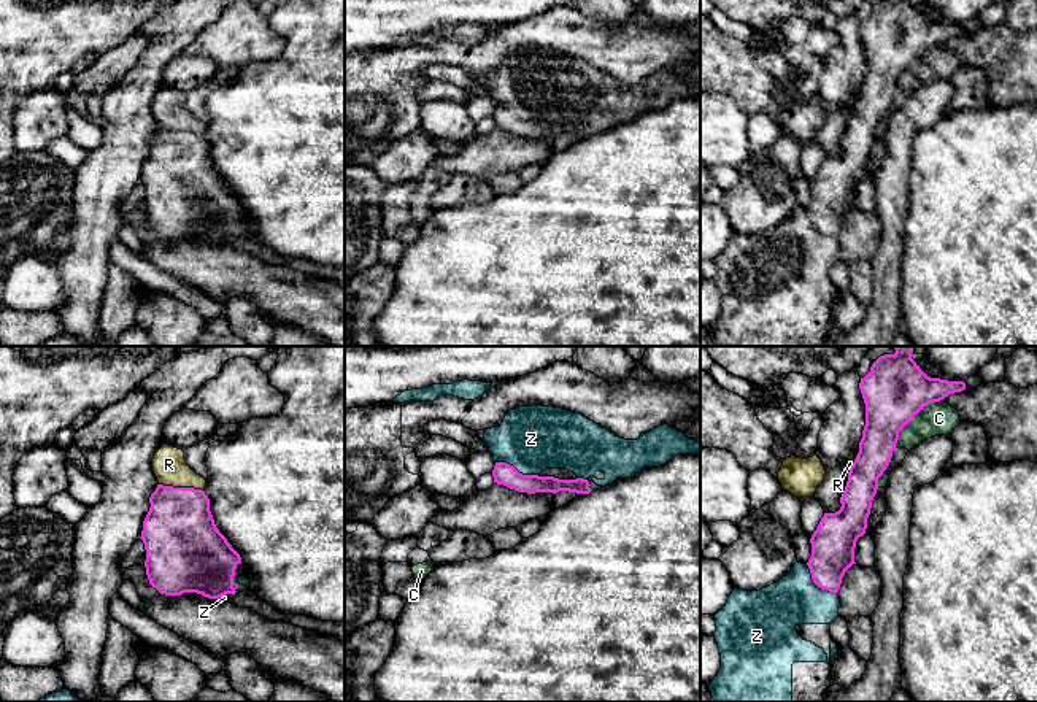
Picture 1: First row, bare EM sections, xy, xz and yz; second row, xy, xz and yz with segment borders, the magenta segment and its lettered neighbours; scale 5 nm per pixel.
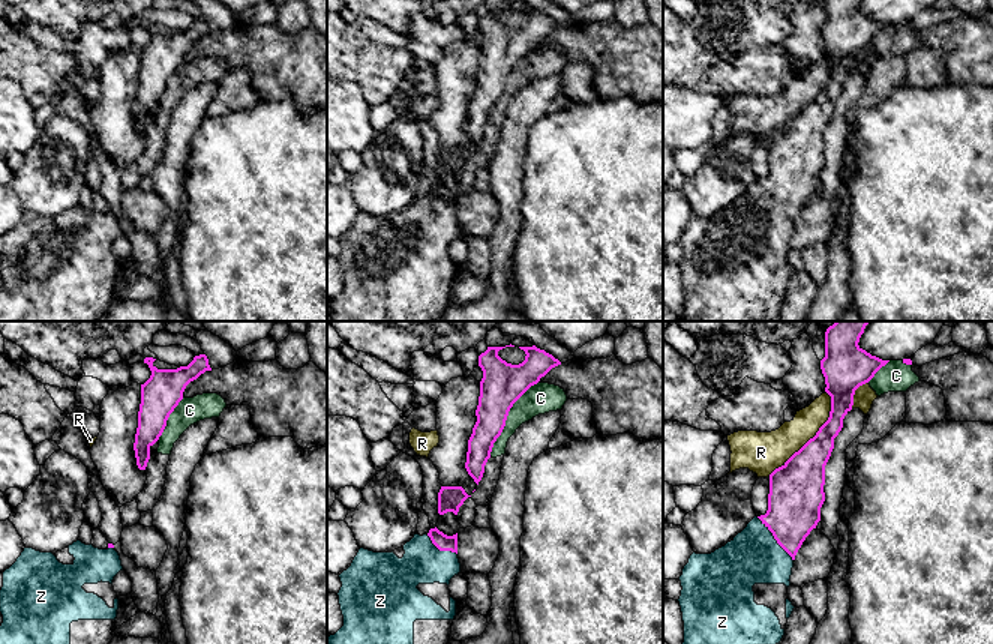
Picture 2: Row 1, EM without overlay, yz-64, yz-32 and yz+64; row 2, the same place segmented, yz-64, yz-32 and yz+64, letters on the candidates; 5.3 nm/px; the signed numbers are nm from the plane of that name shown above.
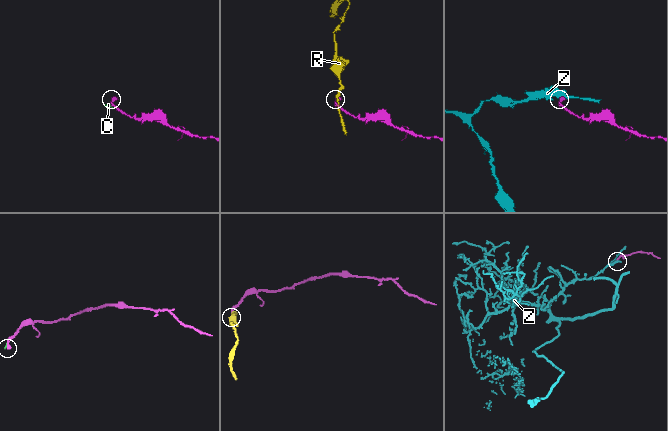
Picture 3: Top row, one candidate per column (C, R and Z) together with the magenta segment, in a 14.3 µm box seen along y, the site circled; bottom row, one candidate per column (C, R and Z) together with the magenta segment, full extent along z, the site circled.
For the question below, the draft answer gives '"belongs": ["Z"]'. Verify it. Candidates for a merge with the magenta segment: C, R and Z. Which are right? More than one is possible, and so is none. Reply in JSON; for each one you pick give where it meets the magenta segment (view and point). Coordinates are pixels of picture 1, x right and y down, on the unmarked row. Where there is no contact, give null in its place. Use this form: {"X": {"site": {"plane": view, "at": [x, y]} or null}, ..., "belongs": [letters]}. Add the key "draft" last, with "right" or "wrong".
{"Z": {"site": {"plane": "yz", "at": [817, 229]}}, "belongs": ["Z"], "draft": "right"}

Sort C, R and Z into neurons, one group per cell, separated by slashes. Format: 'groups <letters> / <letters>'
groups C / R / Z

